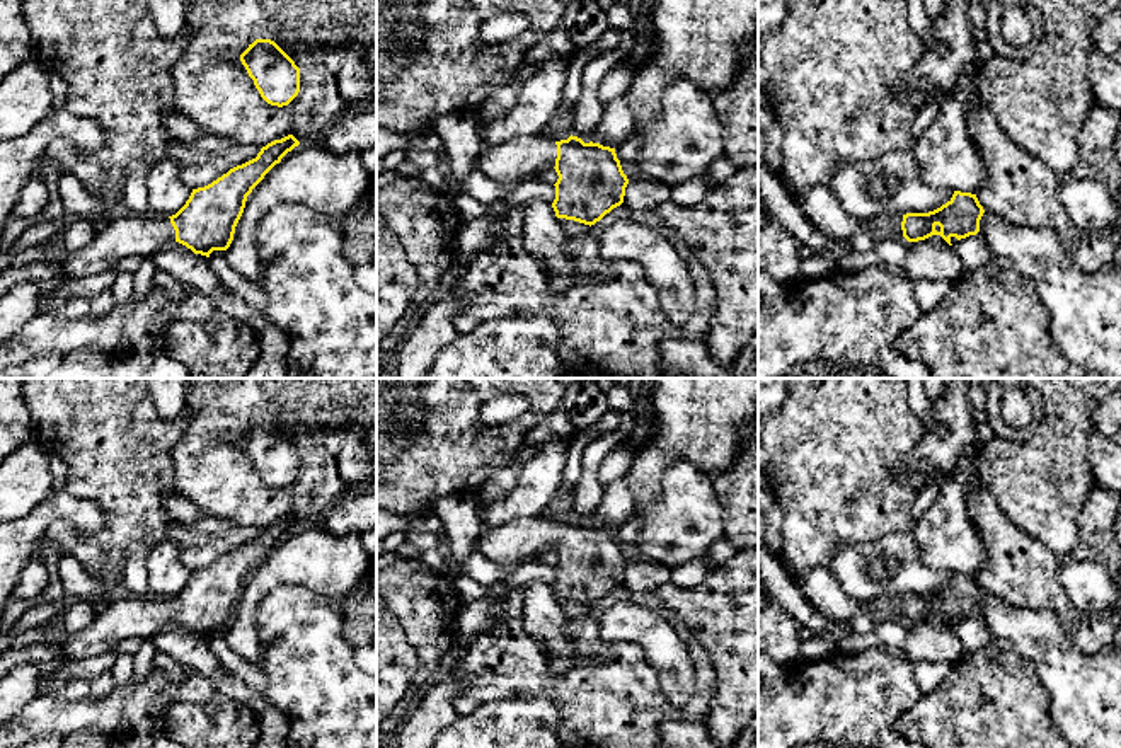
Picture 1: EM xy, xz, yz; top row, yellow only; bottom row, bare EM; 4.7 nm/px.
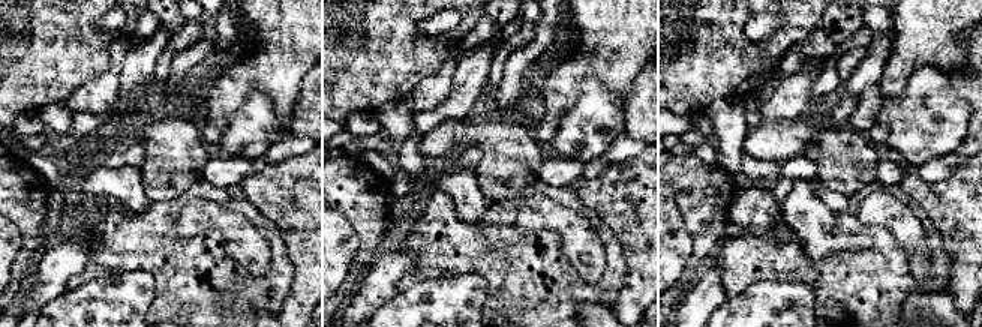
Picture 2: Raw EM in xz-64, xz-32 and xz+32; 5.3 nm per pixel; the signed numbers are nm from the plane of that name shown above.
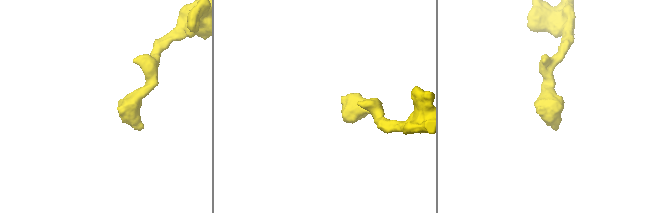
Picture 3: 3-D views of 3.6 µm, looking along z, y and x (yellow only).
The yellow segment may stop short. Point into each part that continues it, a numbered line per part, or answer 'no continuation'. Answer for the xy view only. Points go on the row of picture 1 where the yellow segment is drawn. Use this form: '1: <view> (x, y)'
1: xy (125, 234)

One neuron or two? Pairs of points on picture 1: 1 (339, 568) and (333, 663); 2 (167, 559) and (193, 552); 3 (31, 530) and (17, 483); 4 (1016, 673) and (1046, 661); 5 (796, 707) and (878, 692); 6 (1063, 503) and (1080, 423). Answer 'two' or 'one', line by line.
1: two
2: two
3: two
4: two
5: one
6: one

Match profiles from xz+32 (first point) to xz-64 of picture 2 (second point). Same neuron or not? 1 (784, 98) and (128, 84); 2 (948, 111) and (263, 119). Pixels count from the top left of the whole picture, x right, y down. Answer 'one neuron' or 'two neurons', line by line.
1: one neuron
2: one neuron

